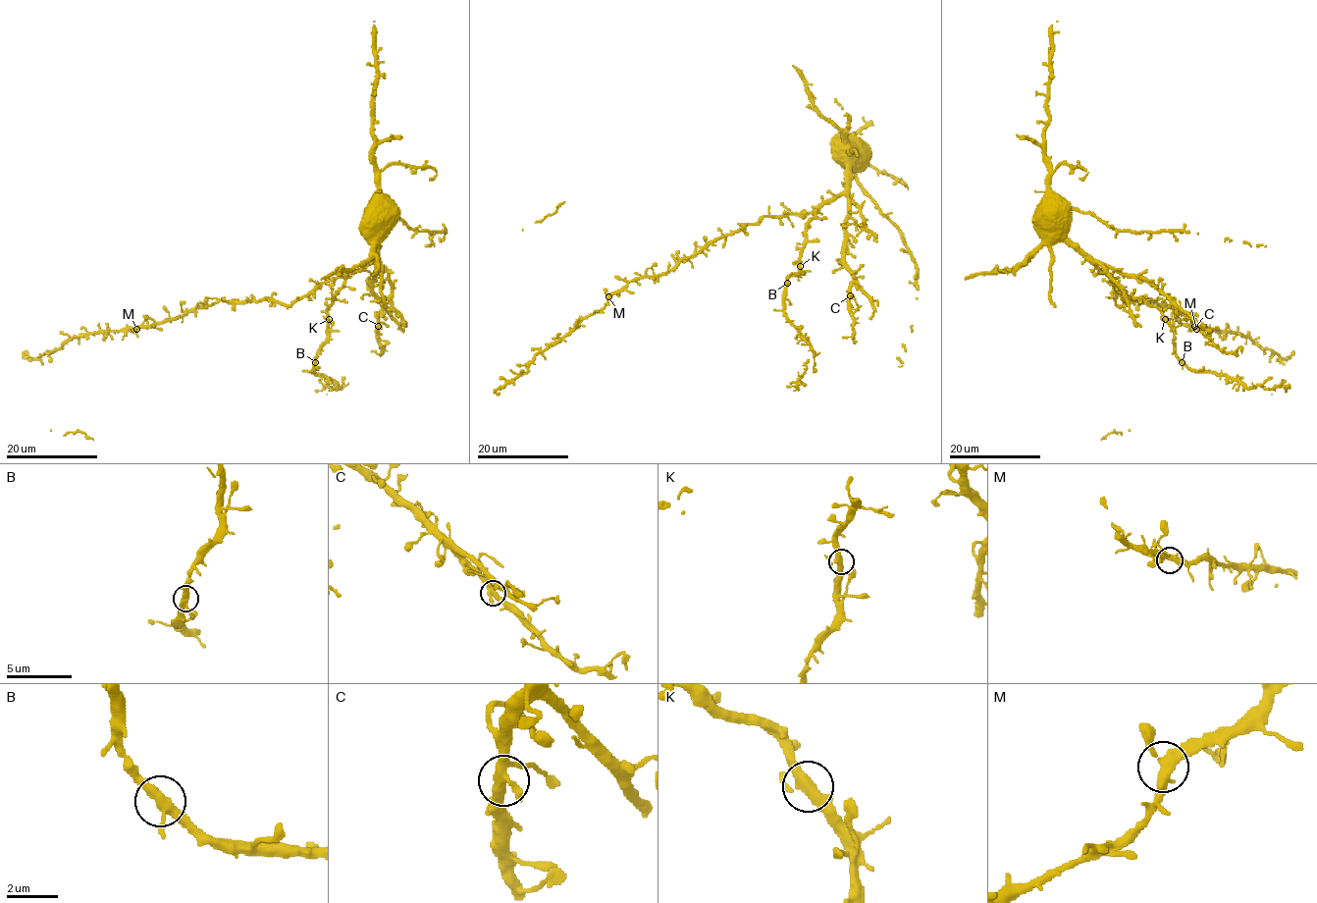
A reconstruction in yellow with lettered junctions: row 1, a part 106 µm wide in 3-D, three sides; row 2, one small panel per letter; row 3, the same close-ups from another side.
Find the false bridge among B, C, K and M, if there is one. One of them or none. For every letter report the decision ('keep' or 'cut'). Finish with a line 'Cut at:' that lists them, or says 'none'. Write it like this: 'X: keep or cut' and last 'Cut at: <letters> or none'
B: keep
C: keep
K: keep
M: keep
Cut at: none

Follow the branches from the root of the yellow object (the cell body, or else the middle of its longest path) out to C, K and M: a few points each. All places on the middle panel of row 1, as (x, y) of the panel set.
C: (847, 149), (841, 149), (838, 157), (847, 167), (845, 267), (853, 278), (850, 295)
K: (847, 149), (838, 152), (847, 167), (846, 187), (824, 203), (809, 222), (800, 266)
M: (847, 149), (838, 152), (847, 167), (846, 187), (813, 211), (763, 217), (608, 296)

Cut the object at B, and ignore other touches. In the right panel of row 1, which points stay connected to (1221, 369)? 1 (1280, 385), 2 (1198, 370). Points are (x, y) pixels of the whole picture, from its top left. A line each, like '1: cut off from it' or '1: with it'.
1: with it
2: with it

